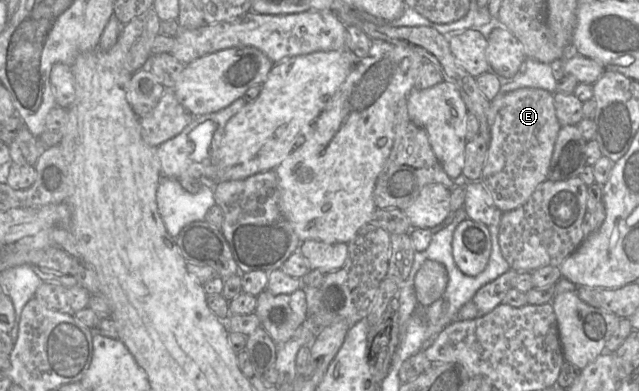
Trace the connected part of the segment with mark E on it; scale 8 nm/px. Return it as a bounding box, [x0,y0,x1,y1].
[480,88,561,212]

